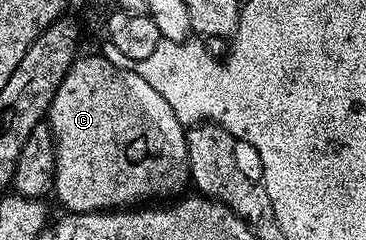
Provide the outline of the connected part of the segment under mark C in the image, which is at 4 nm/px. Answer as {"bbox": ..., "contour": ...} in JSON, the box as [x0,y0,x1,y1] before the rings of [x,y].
{"bbox":[47,54,191,214],"contour":[[[89,54],[86,58],[77,56],[73,65],[69,68],[68,75],[64,77],[54,92],[53,101],[47,111],[47,125],[53,131],[53,141],[57,147],[57,163],[53,173],[53,185],[55,195],[66,207],[66,211],[75,214],[96,214],[98,212],[112,212],[122,208],[133,208],[138,204],[149,204],[152,198],[173,198],[186,193],[185,185],[188,187],[191,182],[189,175],[189,153],[187,152],[187,140],[185,139],[187,130],[181,121],[177,119],[175,112],[166,100],[155,92],[136,69],[120,70],[117,66],[112,66],[105,58],[100,58],[97,54]]]}

